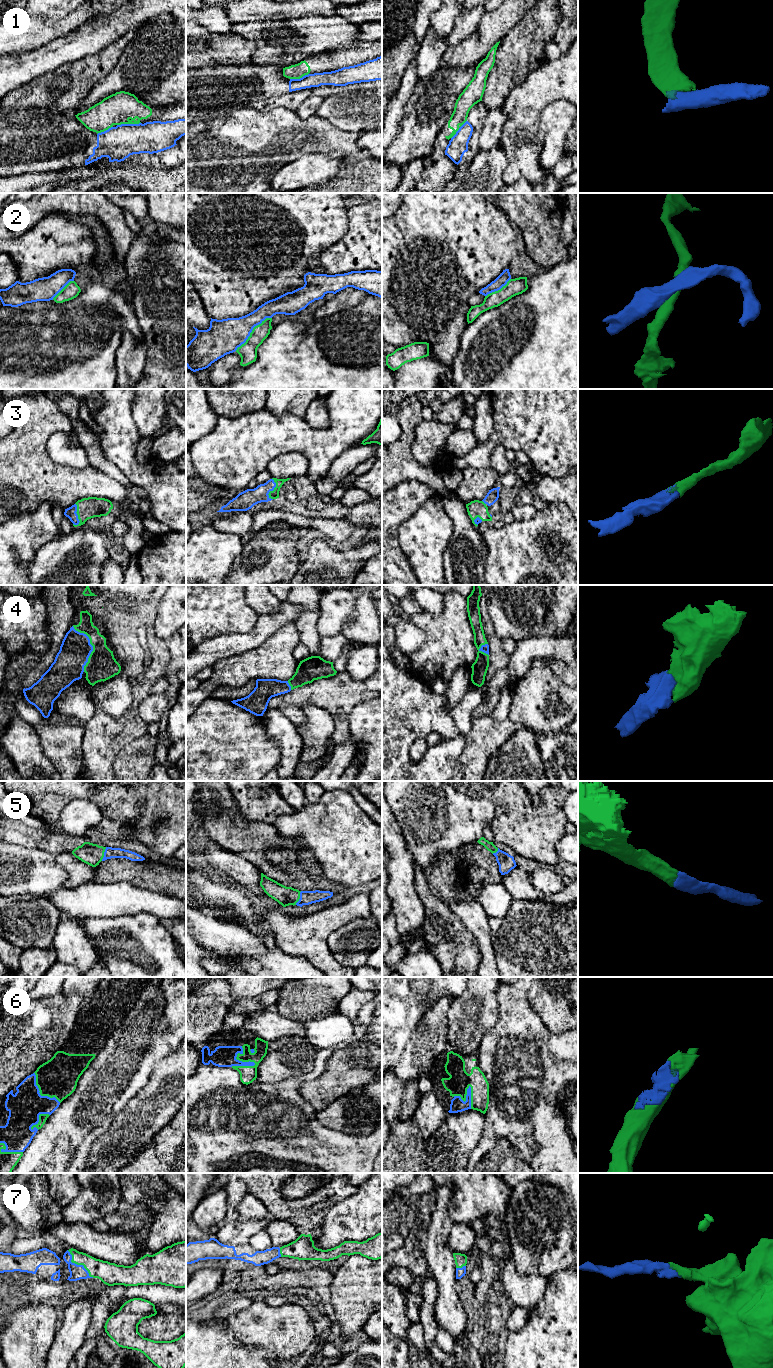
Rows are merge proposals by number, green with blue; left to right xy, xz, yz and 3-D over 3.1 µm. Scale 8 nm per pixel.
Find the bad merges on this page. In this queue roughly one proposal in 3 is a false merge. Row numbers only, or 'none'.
1, 2

